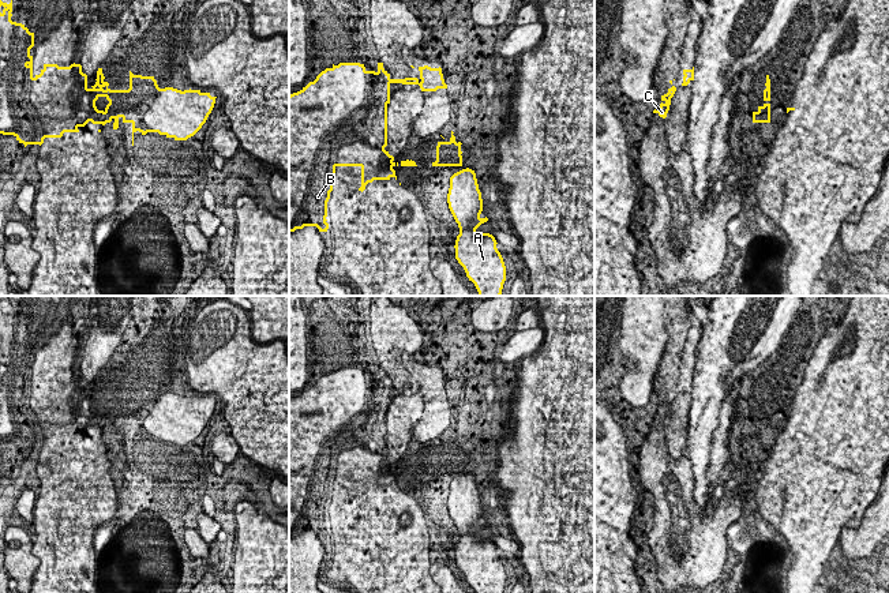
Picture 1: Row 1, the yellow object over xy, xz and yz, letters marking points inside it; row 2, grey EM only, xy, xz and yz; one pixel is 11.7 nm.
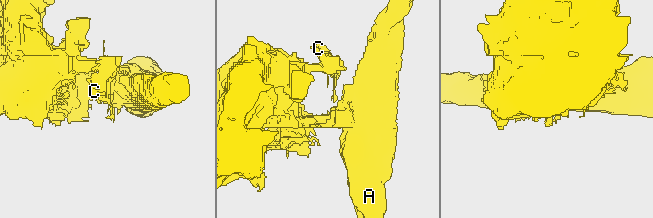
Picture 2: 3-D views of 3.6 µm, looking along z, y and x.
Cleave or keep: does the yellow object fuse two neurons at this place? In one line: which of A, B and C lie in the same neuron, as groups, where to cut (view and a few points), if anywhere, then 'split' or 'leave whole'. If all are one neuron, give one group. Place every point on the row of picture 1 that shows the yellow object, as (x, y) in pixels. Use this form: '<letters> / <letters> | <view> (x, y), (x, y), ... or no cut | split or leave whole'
A / B C | xy (104, 112), (111, 120) | split

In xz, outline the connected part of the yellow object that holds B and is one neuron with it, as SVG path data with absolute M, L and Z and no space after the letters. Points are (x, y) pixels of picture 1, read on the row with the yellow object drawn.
M340 63L322 71L314 82L310 82L300 91L289 95L289 232L303 229L304 226L316 226L319 232L327 232L327 202L333 191L337 166L360 166L361 187L364 191L368 183L374 180L390 180L395 176L395 165L413 166L413 161L406 159L400 164L385 150L387 146L387 105L390 104L390 85L419 85L421 91L436 91L447 89L442 68L428 65L419 67L420 78L391 79L378 63L378 71L367 71L360 63Z

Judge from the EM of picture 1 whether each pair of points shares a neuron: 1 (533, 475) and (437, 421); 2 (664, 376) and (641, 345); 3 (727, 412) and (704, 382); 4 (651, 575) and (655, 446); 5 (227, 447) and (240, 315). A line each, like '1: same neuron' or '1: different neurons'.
1: different neurons
2: different neurons
3: different neurons
4: different neurons
5: different neurons

